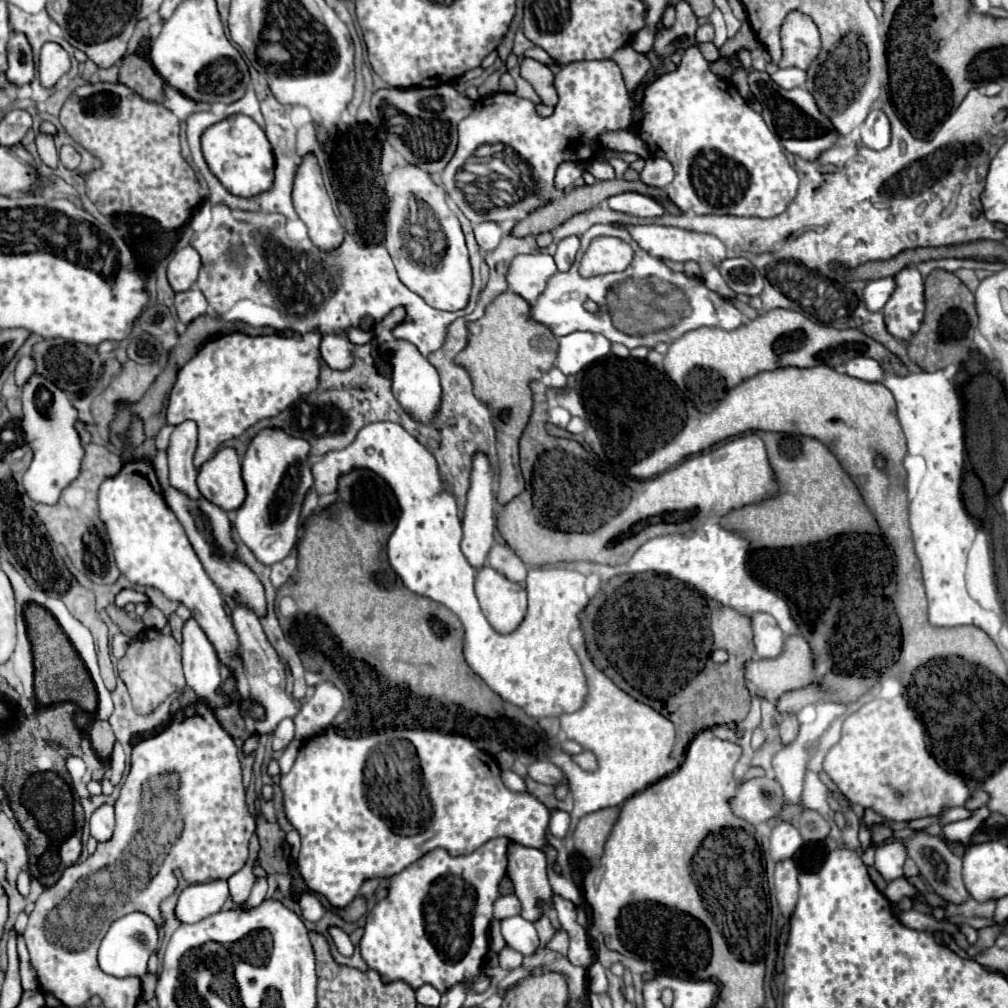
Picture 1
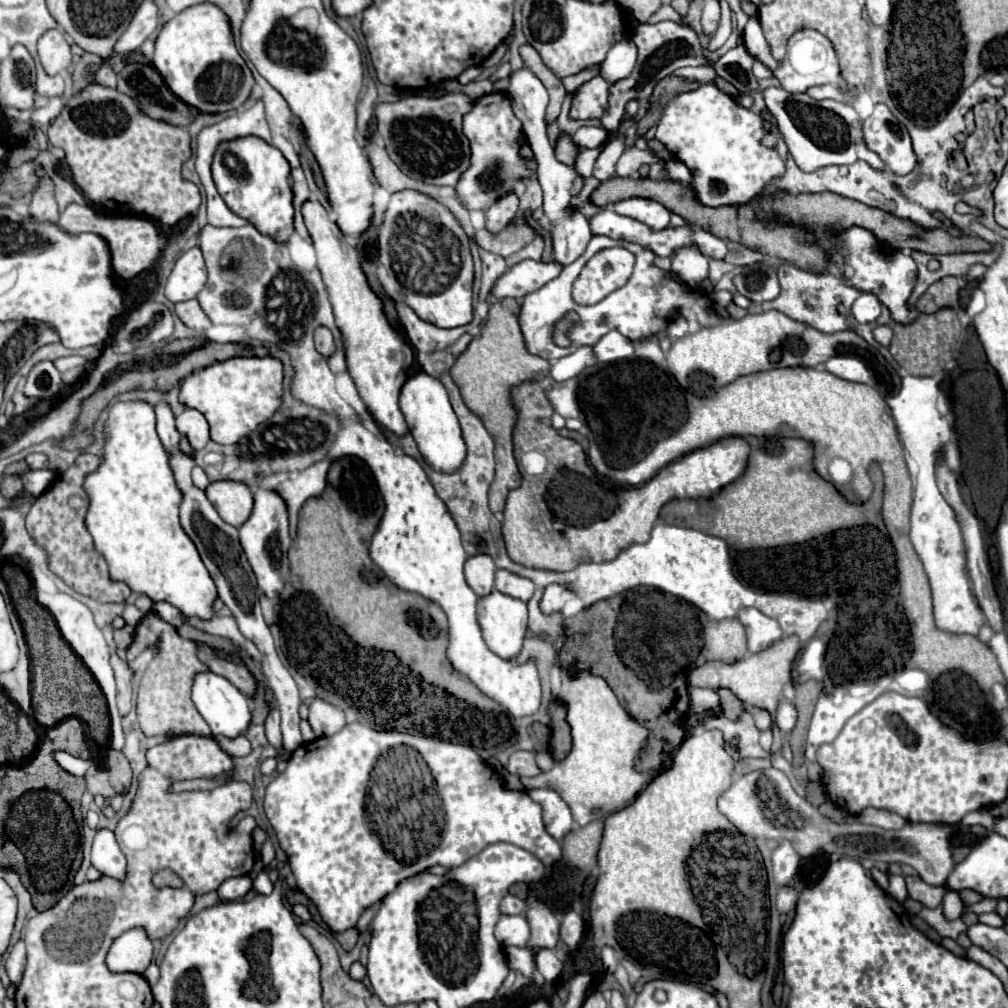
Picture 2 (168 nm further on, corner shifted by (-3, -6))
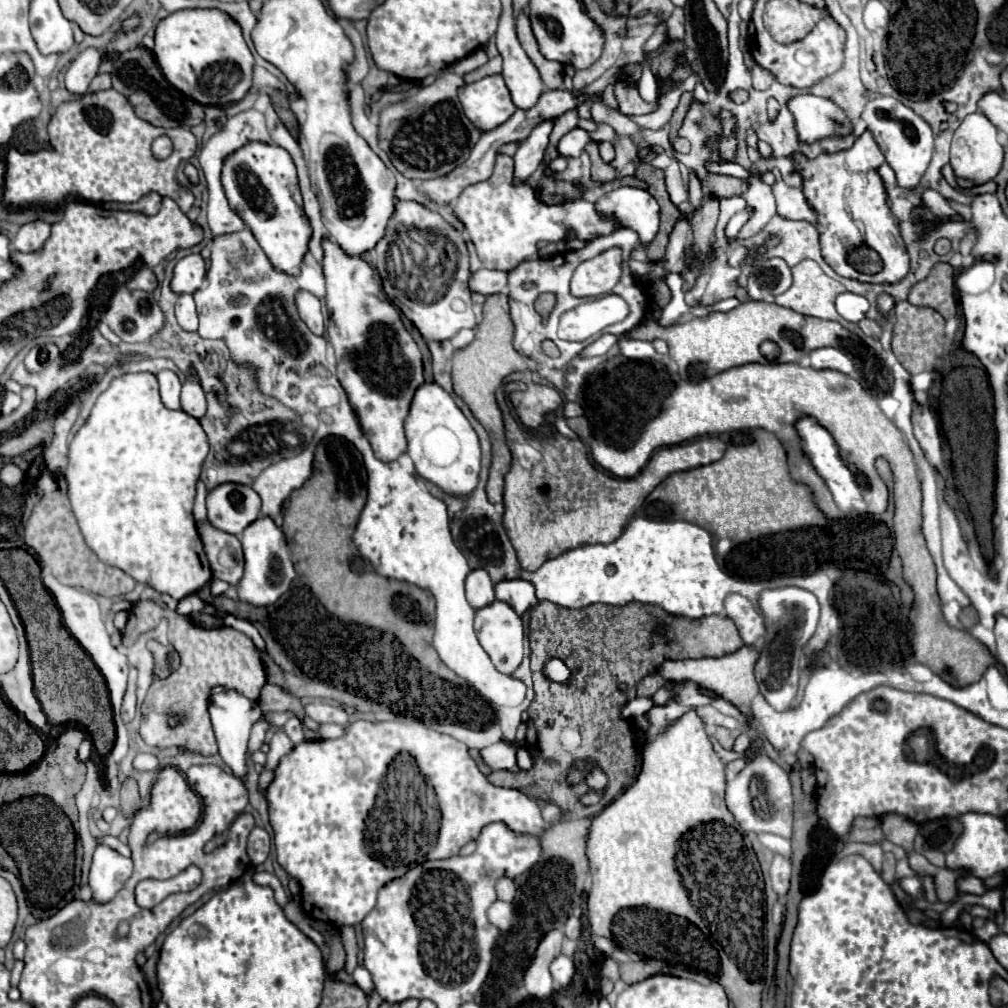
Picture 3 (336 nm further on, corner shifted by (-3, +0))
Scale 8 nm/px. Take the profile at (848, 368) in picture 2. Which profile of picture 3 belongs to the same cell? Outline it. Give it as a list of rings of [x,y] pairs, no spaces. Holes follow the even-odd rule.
[[[823,347],[809,353],[809,365],[815,369],[835,369],[841,373],[855,371],[855,363],[849,355],[835,347]]]

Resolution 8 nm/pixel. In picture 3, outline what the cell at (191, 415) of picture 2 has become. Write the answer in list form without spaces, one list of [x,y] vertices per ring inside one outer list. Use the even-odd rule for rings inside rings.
[[[191,375],[187,377],[187,381],[183,383],[183,391],[181,391],[181,411],[185,411],[187,415],[201,419],[203,413],[207,411],[207,403],[205,403],[205,393],[199,385],[199,381]]]

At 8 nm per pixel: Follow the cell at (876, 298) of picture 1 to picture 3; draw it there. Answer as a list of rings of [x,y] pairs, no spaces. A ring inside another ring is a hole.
[[[841,293],[837,297],[835,305],[837,305],[839,315],[845,317],[847,321],[853,321],[853,323],[859,323],[871,307],[863,295],[855,295],[855,293]]]

